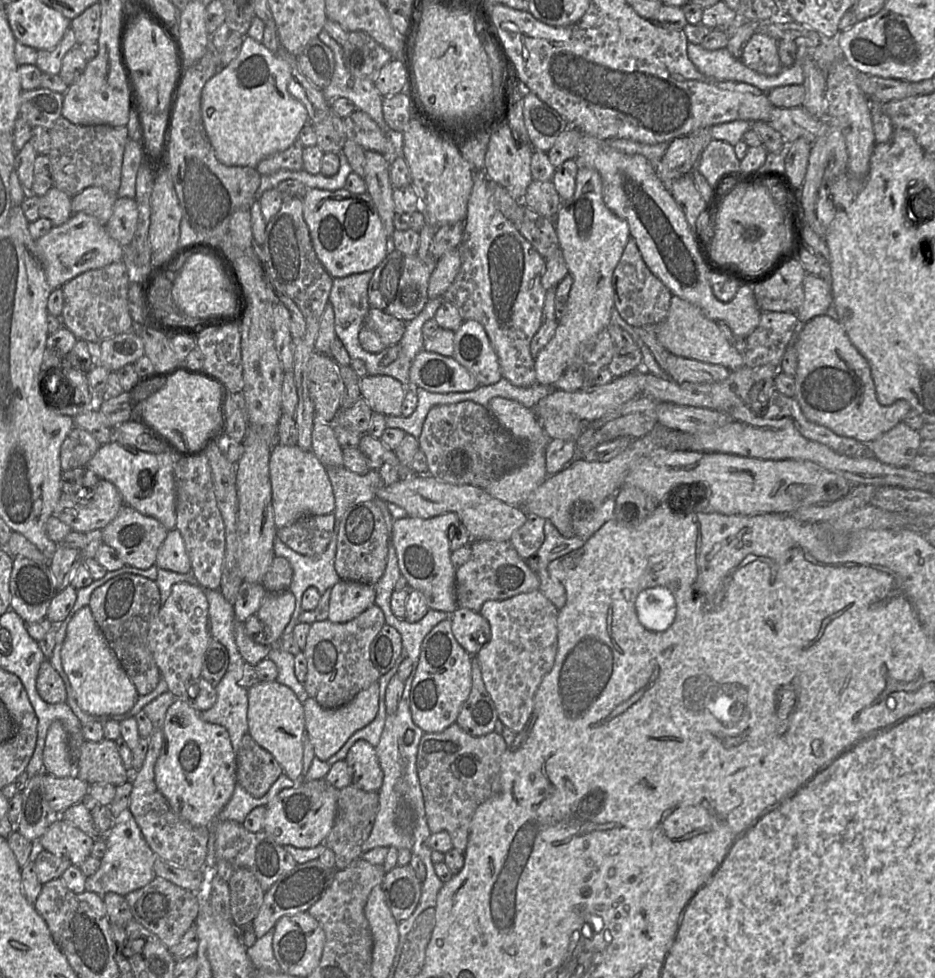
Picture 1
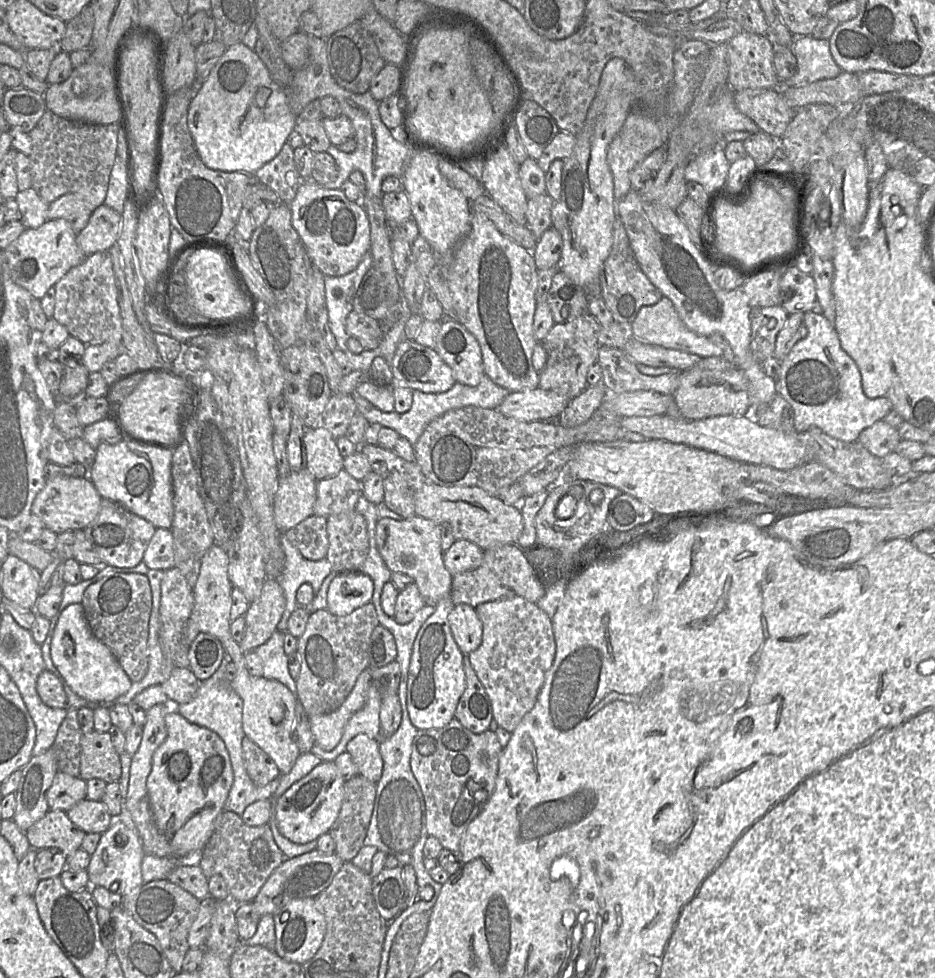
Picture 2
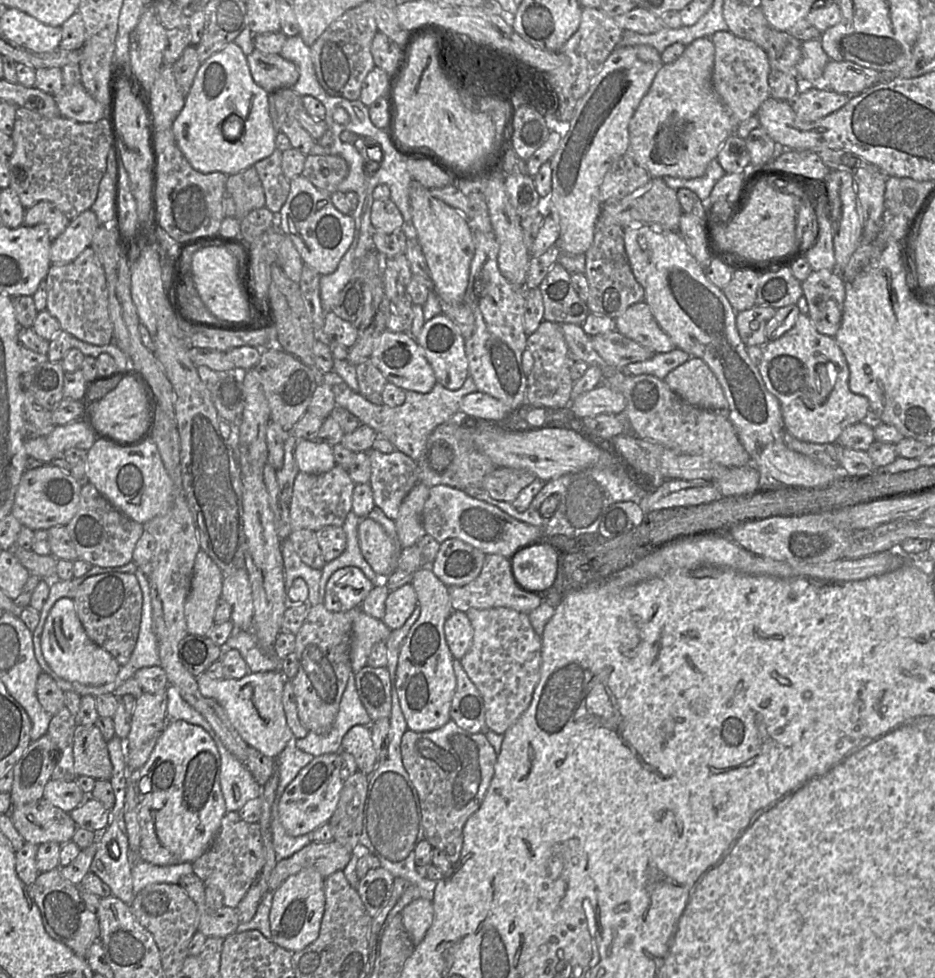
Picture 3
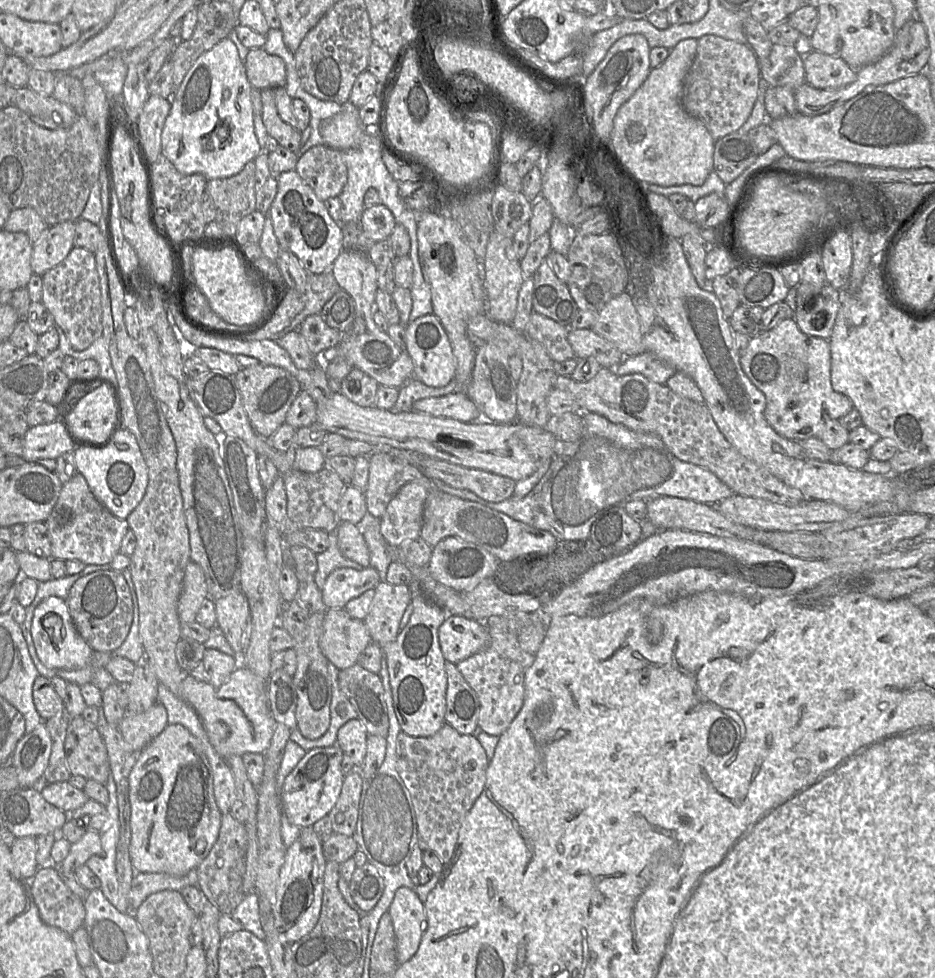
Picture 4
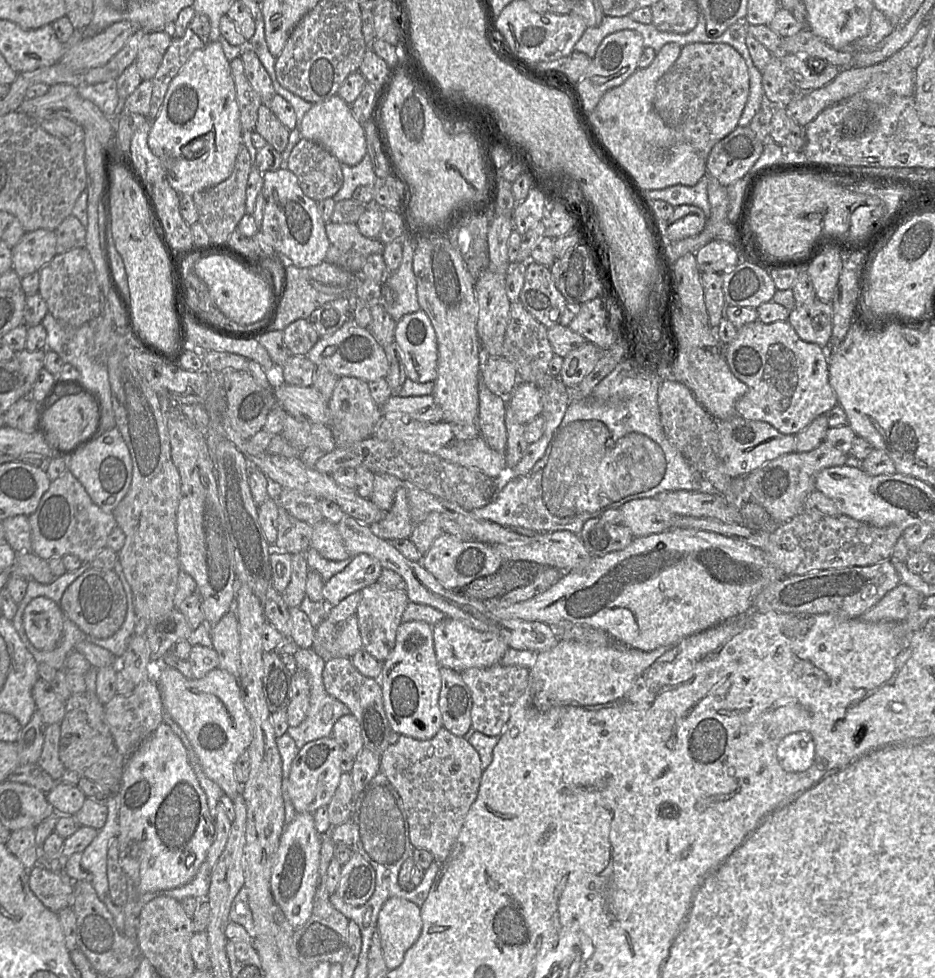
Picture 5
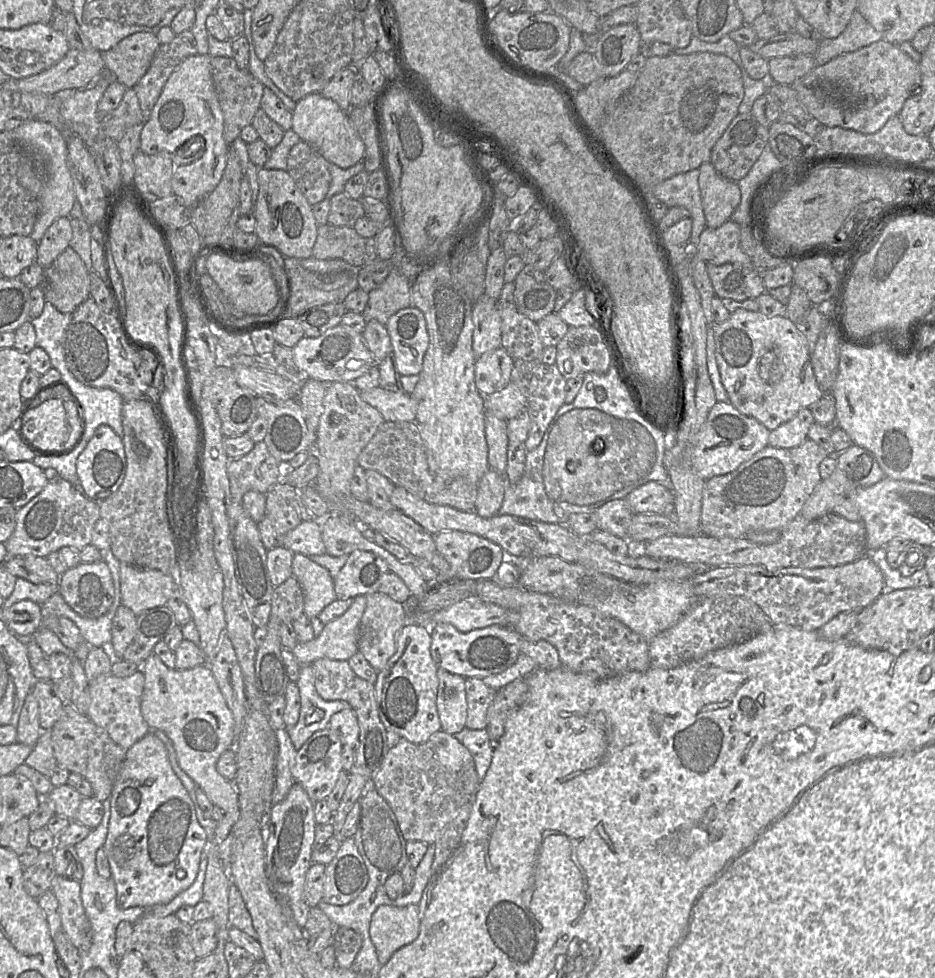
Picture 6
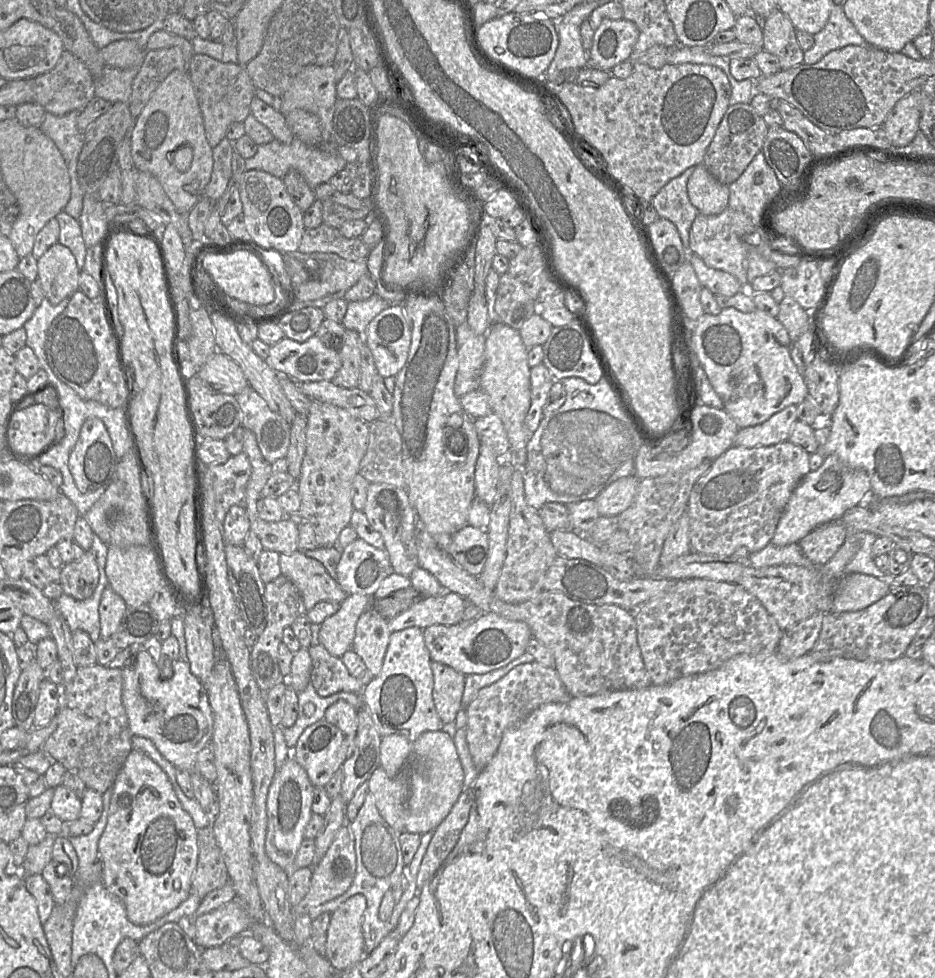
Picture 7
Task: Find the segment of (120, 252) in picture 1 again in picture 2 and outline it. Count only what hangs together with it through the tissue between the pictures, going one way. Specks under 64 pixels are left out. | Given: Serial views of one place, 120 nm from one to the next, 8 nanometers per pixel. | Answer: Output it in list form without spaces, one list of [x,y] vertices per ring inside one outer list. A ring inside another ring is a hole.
[[[51,219],[38,228],[26,228],[5,249],[12,280],[34,298],[43,298],[71,268],[81,264],[87,257],[78,246],[76,236],[77,233],[65,219]]]

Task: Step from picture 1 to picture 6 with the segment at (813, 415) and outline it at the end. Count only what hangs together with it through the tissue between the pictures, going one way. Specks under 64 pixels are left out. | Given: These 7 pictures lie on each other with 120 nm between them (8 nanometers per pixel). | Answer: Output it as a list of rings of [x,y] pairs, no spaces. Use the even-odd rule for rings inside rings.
[[[737,309],[725,322],[714,323],[711,326],[716,362],[730,403],[739,412],[755,418],[770,431],[791,420],[799,410],[808,408],[826,395],[819,387],[813,372],[810,360],[811,347],[788,317],[769,317],[761,312]]]

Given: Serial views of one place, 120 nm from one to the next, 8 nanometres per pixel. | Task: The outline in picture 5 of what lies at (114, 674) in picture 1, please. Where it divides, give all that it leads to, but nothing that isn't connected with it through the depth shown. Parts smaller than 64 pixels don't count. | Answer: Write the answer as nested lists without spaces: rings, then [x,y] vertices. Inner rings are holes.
[[[43,596],[31,600],[23,613],[26,635],[41,651],[51,651],[57,646],[64,619],[59,603]]]

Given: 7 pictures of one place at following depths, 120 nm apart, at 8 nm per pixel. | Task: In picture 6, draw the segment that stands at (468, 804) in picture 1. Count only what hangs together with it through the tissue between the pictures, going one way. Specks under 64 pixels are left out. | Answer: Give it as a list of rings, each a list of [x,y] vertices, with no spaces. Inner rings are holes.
[[[440,730],[421,744],[401,738],[385,755],[378,771],[371,778],[369,787],[373,787],[388,803],[406,842],[421,841],[427,845],[434,845],[445,826],[457,816],[460,809],[468,802],[473,803],[474,796],[465,793],[464,784],[464,775],[469,767],[475,767],[469,750],[453,735]]]

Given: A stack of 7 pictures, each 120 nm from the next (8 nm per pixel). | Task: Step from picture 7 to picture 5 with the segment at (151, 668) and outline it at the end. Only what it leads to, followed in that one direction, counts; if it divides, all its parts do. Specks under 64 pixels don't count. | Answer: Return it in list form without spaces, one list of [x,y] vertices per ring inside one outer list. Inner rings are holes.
[[[157,666],[151,678],[159,687],[164,711],[185,733],[204,774],[234,801],[241,794],[242,786],[236,780],[234,766],[252,741],[251,719],[242,700],[238,678],[215,668],[202,678],[188,679],[169,666]]]

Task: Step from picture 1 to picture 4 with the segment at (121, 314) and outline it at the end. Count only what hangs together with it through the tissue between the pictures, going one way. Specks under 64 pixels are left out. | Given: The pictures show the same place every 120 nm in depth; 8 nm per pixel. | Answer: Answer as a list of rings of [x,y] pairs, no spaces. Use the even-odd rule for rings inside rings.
[[[74,247],[61,263],[42,275],[42,282],[41,302],[74,350],[82,351],[102,336],[101,290],[94,253]]]

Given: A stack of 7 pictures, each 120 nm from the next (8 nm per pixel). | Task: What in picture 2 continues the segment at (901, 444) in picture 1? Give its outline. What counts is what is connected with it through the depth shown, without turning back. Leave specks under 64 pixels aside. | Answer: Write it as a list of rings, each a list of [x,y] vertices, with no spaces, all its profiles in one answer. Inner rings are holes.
[[[880,420],[864,429],[859,434],[857,441],[874,456],[883,458],[889,453],[895,452],[901,437],[897,428]]]

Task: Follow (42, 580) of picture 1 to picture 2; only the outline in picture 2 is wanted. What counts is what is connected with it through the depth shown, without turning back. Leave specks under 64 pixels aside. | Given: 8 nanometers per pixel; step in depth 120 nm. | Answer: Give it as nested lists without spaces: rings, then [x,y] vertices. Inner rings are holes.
[[[12,555],[1,564],[1,589],[3,596],[25,609],[34,610],[39,598],[40,572]]]

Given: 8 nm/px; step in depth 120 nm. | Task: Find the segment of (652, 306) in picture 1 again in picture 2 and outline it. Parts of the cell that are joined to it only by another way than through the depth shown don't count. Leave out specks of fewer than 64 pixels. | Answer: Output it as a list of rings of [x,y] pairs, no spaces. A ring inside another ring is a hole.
[[[618,215],[613,225],[611,251],[603,264],[600,274],[600,297],[611,312],[614,321],[629,325],[631,325],[643,306],[654,305],[663,297],[661,292],[641,270],[631,249],[625,228]]]

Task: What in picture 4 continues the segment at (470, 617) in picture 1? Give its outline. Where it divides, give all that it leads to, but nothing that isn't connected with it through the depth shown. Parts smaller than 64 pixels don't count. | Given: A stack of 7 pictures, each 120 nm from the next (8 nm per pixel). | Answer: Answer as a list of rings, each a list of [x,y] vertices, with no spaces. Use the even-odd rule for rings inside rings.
[[[448,615],[438,629],[438,636],[445,660],[456,665],[487,648],[491,641],[483,622],[460,615]]]

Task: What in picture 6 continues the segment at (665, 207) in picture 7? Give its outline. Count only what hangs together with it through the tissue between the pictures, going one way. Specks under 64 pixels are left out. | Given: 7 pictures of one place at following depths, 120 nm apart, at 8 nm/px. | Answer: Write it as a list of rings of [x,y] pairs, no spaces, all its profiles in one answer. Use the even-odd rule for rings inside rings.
[[[693,169],[672,176],[651,188],[652,194],[664,202],[668,208],[681,206],[690,212],[692,217],[691,248],[697,246],[699,237],[706,228],[698,178],[699,169]]]

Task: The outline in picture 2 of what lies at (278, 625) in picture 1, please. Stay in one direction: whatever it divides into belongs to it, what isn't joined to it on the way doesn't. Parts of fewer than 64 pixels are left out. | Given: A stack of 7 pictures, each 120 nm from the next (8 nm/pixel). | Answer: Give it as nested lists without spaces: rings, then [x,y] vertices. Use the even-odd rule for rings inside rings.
[[[267,579],[260,596],[250,604],[245,613],[245,633],[239,648],[243,653],[253,652],[264,644],[278,629],[285,610],[285,596],[281,585],[274,579]]]

